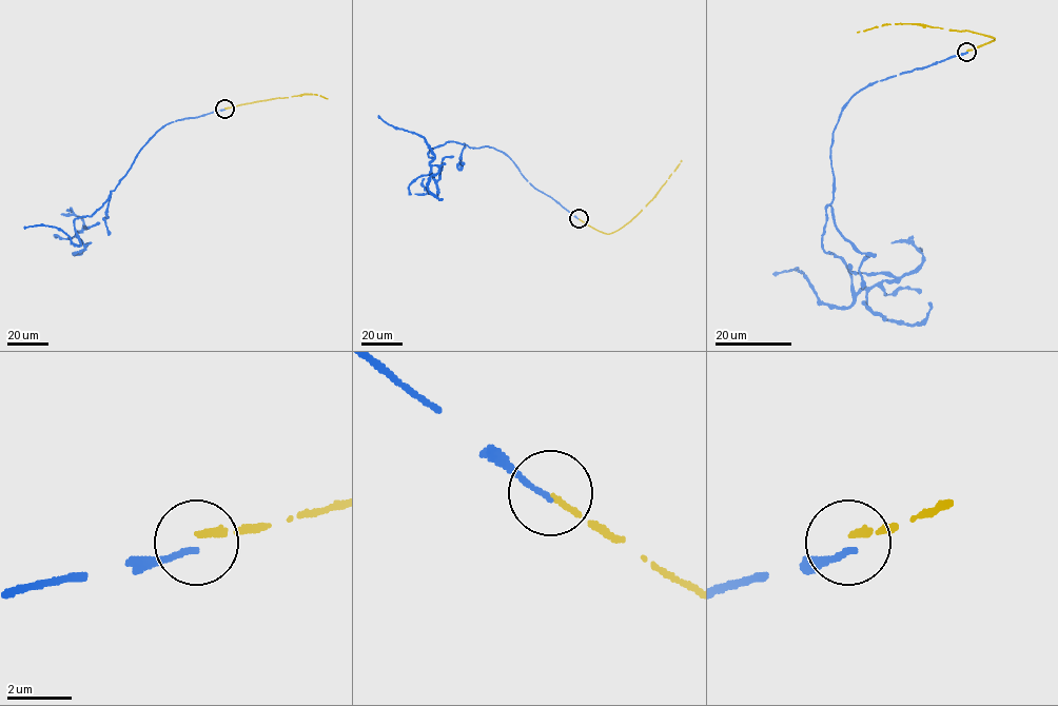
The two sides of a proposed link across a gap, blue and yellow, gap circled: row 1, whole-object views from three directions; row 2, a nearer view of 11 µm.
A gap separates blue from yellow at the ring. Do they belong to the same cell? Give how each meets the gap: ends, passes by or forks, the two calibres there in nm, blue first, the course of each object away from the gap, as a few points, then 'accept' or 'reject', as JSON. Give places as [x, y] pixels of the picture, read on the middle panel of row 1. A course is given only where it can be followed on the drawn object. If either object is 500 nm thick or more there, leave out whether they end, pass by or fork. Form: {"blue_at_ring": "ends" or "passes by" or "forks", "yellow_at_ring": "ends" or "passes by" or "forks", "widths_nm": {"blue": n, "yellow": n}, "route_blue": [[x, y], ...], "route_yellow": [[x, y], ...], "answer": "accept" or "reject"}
{"blue_at_ring": "ends", "yellow_at_ring": "ends", "widths_nm": {"blue": 170, "yellow": 180}, "route_blue": [[579, 219], [530, 184], [503, 152], [447, 141], [430, 157], [423, 137], [378, 115]], "route_yellow": [[579, 219], [607, 234], [619, 230], [654, 197], [681, 160]], "answer": "reject"}

